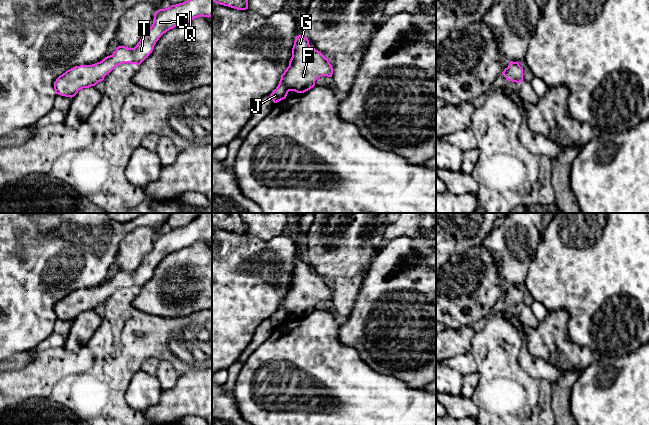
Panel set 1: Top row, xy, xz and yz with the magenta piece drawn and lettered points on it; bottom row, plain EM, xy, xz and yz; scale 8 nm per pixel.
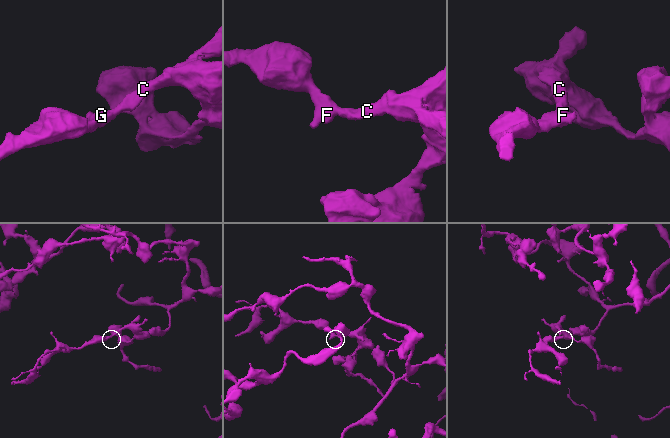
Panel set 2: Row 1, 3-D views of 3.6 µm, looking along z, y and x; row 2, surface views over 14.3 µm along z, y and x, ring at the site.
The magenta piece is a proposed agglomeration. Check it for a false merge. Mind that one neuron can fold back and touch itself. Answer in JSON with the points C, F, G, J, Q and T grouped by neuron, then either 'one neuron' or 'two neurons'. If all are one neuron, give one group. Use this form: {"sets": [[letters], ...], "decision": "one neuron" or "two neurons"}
{"sets": [["C", "F", "G", "J", "Q", "T"]], "decision": "one neuron"}

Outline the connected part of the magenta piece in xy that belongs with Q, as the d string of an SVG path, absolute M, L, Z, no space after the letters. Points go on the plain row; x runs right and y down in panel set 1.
M200 213L183 227L157 234L152 250L134 272L118 270L112 279L100 286L67 294L54 306L55 318L72 322L79 314L103 305L104 301L120 288L140 289L152 277L156 266L164 257L201 240L212 240L212 213Z

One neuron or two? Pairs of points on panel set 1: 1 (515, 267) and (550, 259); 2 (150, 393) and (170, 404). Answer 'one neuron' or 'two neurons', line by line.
1: two neurons
2: two neurons

